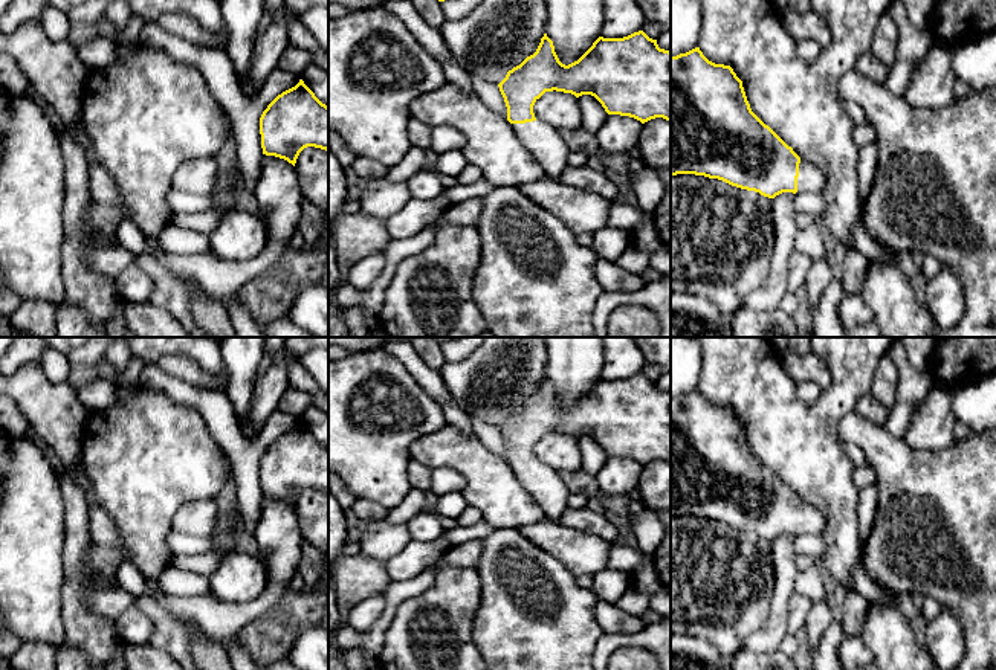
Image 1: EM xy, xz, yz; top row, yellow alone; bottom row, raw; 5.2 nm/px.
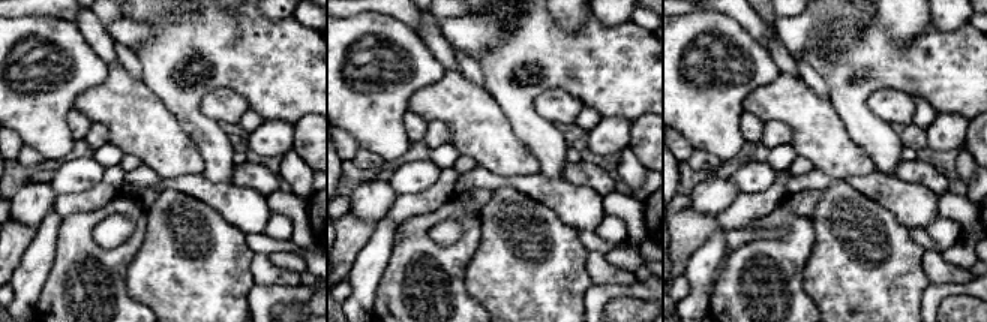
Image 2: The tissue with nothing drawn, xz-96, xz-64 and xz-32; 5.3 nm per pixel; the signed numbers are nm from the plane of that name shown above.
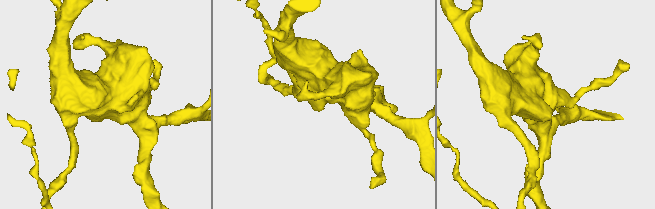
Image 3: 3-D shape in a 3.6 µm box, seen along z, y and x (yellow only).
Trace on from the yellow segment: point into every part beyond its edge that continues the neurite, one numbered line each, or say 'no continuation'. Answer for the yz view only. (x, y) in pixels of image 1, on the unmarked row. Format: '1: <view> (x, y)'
1: yz (811, 521)

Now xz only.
1: xz (543, 483)

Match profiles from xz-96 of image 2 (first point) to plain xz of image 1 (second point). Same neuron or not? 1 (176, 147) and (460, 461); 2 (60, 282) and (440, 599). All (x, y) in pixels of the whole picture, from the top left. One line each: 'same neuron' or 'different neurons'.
1: same neuron
2: same neuron

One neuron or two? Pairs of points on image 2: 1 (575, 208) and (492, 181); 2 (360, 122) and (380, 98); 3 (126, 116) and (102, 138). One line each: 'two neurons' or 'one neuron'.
1: one neuron
2: one neuron
3: two neurons

